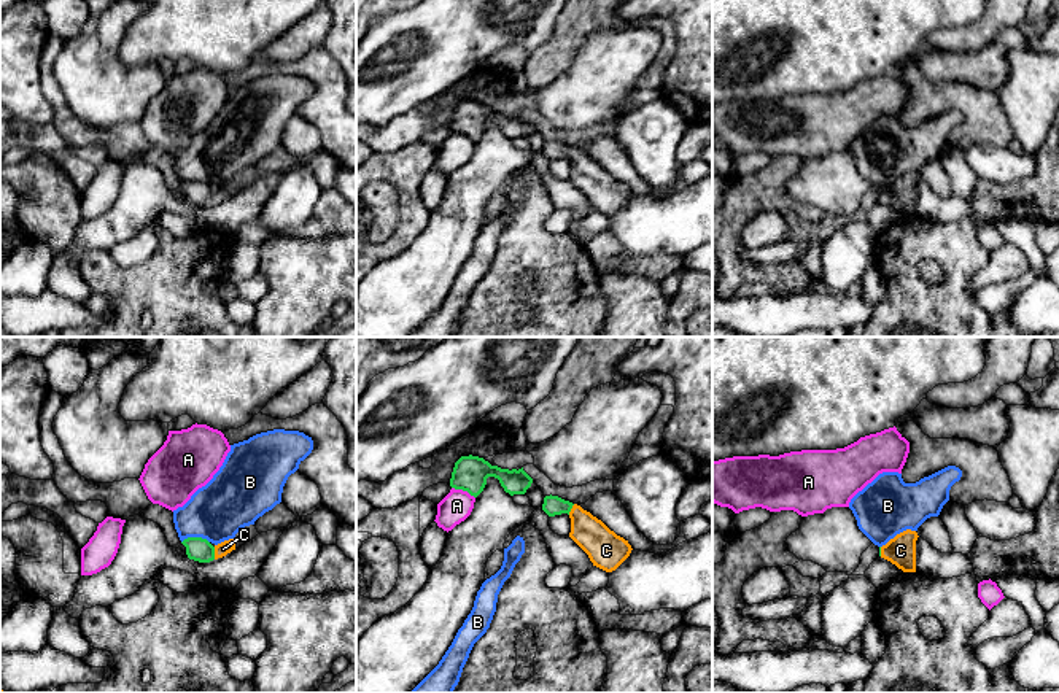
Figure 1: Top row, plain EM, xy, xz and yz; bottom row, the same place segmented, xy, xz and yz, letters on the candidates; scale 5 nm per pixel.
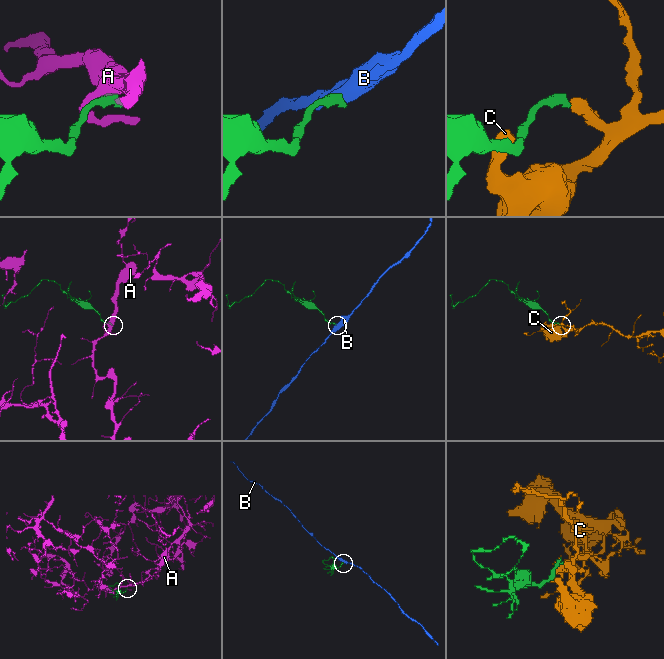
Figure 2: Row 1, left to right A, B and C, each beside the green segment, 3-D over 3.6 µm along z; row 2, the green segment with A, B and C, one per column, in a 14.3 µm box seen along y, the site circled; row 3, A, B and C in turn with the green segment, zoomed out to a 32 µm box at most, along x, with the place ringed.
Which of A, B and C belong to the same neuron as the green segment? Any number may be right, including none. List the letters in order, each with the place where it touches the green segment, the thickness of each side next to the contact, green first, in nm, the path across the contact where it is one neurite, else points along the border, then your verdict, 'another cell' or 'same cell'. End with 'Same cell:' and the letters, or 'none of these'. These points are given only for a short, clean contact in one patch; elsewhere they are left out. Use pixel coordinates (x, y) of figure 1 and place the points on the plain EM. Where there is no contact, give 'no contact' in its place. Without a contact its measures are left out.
A: meets green in xz at (463, 134); 180 nm thick on the green side, 160 nm on the other; another cell
B: meets green in xy at (194, 181); 120 nm thick on the green side, 300 nm on the other; border along xy (209, 185), (186, 181), (182, 186); another cell
C: meets green in xy at (213, 197); 120 nm thick on the green side, 70 nm on the other; runs through xy (197, 193), (213, 197), (223, 193); same cell
Same cell: C

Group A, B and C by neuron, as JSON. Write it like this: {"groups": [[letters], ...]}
{"groups": [["A"], ["B"], ["C"]]}

